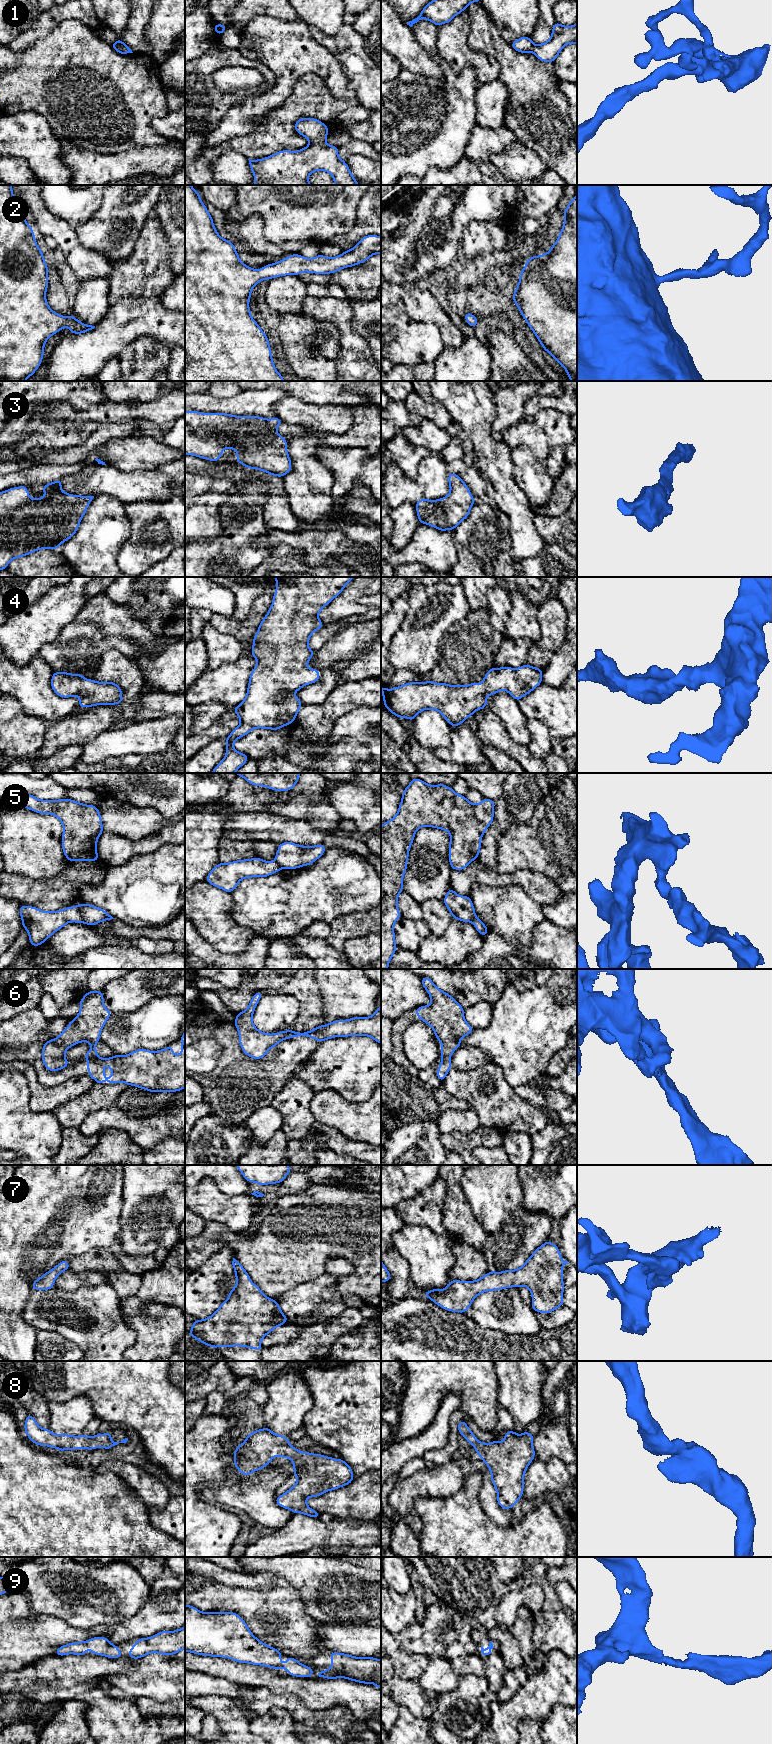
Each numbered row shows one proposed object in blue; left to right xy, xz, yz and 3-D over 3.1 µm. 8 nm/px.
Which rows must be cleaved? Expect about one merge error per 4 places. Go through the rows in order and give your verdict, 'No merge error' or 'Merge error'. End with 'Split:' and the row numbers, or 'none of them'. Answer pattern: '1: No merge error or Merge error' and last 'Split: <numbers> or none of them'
1: Merge error
2: No merge error
3: No merge error
4: No merge error
5: Merge error
6: No merge error
7: No merge error
8: No merge error
9: No merge error
Split: 1, 5

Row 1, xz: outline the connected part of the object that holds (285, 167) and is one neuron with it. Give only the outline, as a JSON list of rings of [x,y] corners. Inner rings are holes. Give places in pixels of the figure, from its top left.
[[[325,141],[309,144],[295,152],[282,150],[266,158],[248,160],[255,178],[253,185],[311,185],[308,177],[314,171],[330,173],[334,185],[359,185],[346,162],[338,156],[338,146],[328,145]]]

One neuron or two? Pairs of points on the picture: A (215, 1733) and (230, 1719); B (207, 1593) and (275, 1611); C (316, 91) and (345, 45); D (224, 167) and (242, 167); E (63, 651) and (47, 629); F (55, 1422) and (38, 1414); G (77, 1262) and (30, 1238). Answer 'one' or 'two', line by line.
A: two
B: one
C: two
D: one
E: two
F: two
G: two

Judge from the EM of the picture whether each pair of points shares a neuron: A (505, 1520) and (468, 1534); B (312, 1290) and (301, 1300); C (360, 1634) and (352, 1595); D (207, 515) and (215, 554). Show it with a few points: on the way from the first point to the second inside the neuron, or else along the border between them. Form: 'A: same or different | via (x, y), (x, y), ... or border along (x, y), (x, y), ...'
A: different | border along (480, 1506), (501, 1525), (516, 1521)
B: same | via (309, 1293), (304, 1298)
C: different | border along (335, 1623), (370, 1626)
D: different | border along (224, 535), (195, 540)

